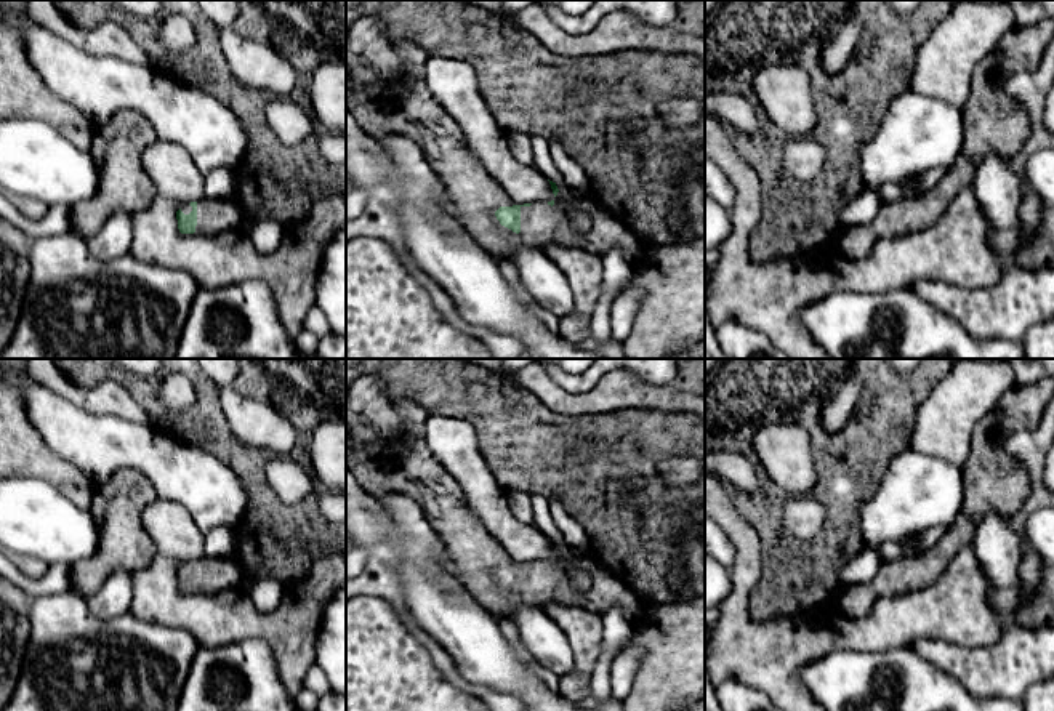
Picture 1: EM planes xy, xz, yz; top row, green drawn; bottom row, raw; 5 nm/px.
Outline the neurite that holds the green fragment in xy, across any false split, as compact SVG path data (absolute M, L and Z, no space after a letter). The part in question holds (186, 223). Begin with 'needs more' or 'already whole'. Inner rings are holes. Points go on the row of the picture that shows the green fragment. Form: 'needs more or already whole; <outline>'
needs more; M203 195L197 202L183 205L176 211L176 219L181 234L213 235L240 227L247 218L234 197Z

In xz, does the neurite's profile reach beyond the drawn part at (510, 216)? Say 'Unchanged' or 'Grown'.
Grown

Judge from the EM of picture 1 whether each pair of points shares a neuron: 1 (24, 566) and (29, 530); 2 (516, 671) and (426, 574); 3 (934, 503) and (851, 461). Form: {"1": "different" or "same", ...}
{"1": "different", "2": "same", "3": "different"}

